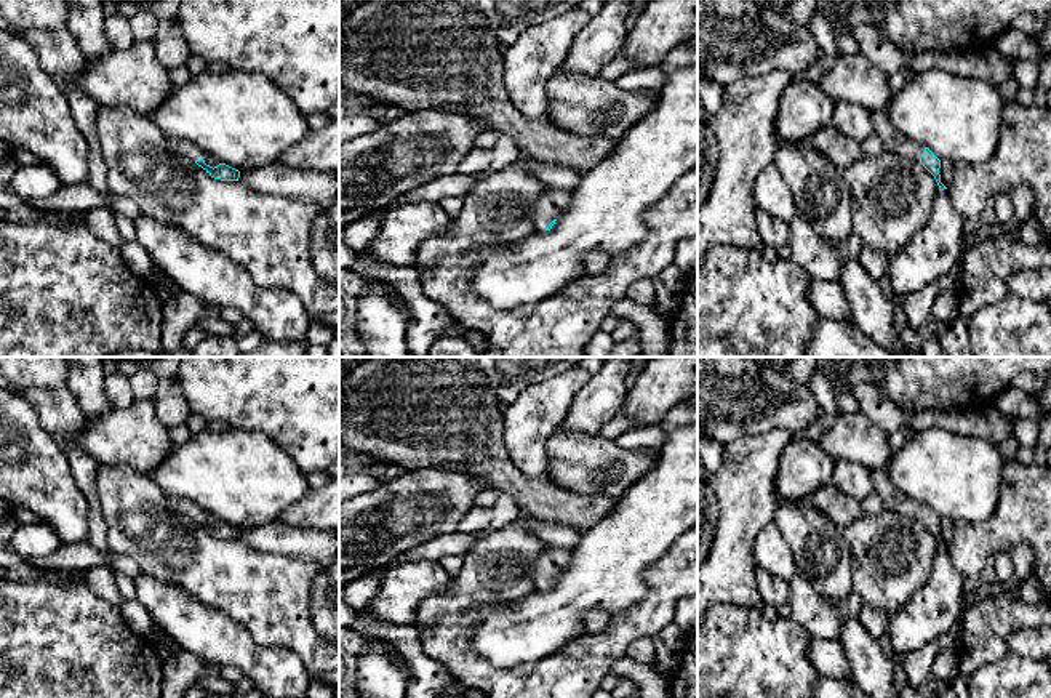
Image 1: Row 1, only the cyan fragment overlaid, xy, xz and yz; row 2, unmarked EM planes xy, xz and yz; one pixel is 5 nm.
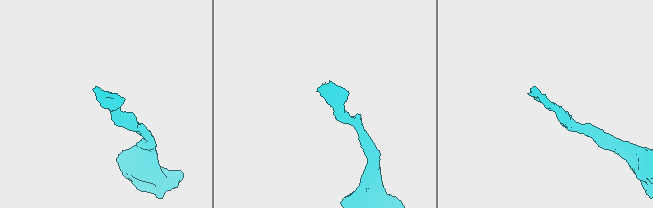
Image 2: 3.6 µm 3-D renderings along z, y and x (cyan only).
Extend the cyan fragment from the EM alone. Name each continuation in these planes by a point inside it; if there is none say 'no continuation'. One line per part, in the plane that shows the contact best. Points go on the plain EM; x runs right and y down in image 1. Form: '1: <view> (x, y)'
1: xy (179, 505)

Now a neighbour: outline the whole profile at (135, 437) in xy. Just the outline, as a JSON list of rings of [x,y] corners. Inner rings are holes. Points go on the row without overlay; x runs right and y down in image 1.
[[[136,399],[126,408],[112,408],[102,416],[86,419],[77,442],[101,466],[126,466],[142,474],[150,474],[176,447],[168,427],[157,418],[154,400]]]

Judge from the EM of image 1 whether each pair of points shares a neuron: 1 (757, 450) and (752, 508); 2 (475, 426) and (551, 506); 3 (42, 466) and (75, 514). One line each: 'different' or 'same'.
1: same
2: same
3: same

